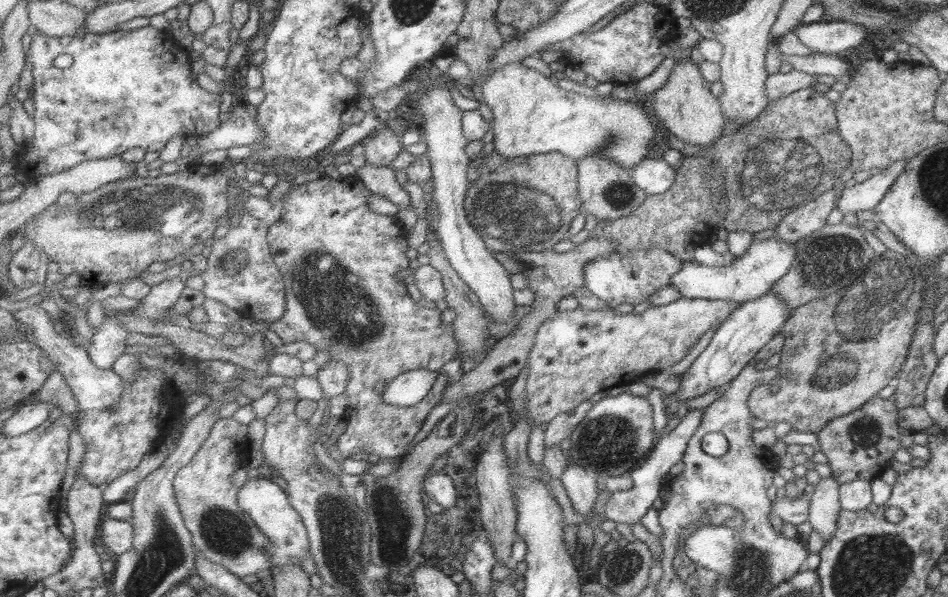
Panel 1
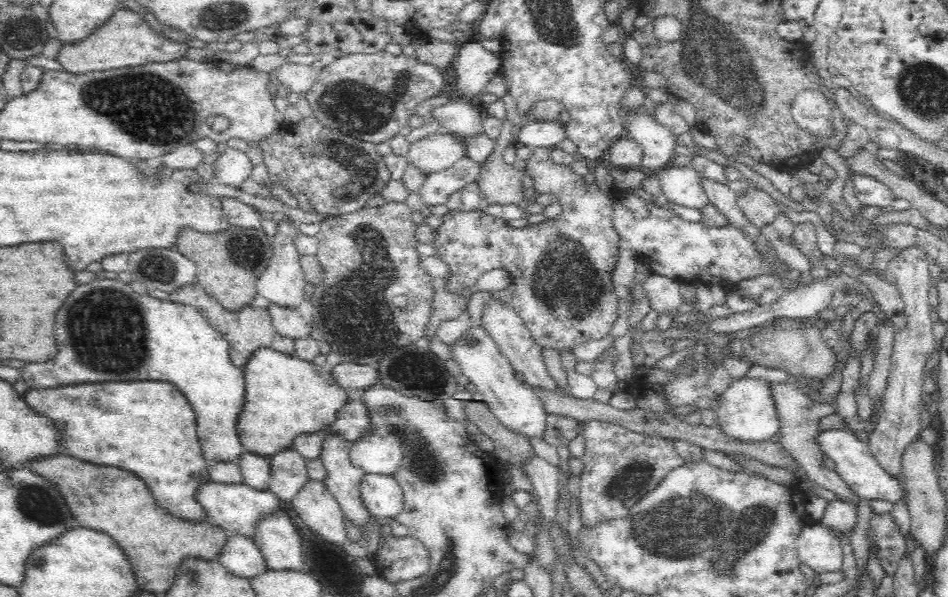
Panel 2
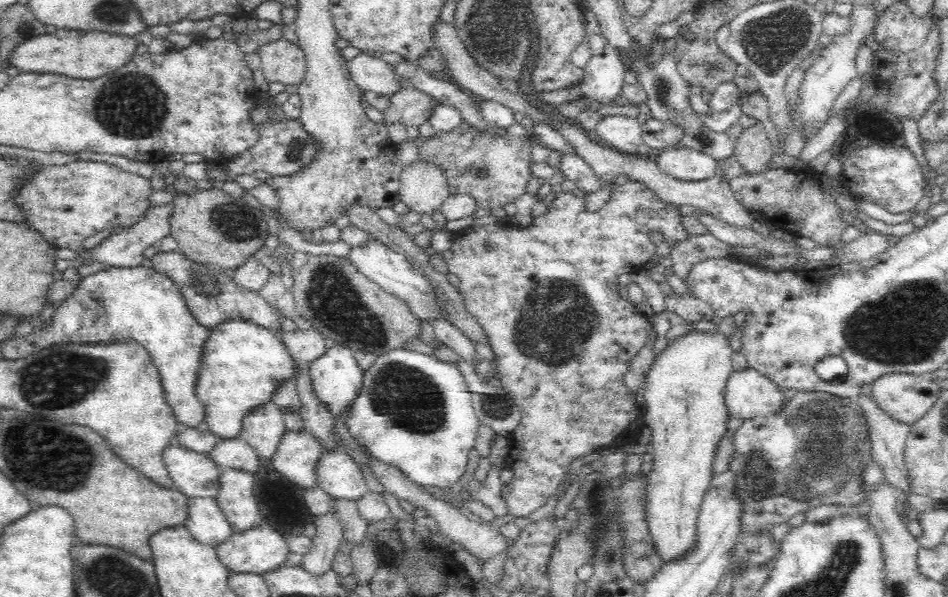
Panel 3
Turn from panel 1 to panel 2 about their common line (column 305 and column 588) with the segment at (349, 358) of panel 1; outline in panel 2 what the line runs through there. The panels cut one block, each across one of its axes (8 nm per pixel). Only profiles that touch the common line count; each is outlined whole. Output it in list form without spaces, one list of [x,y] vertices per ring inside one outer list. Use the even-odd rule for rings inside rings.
[[[535,148],[532,156],[525,161],[524,173],[532,177],[535,192],[554,194],[562,207],[562,214],[554,220],[547,219],[541,224],[520,229],[503,225],[500,219],[485,212],[449,211],[442,216],[443,222],[436,229],[432,243],[437,258],[450,269],[450,277],[440,284],[451,294],[460,295],[461,290],[474,286],[482,274],[504,268],[510,274],[512,285],[498,291],[497,296],[509,302],[522,317],[538,347],[560,352],[585,342],[604,339],[618,318],[617,289],[612,283],[611,273],[618,261],[621,239],[613,228],[612,193],[603,193],[596,183],[588,183],[569,166],[554,163],[548,148]]]

